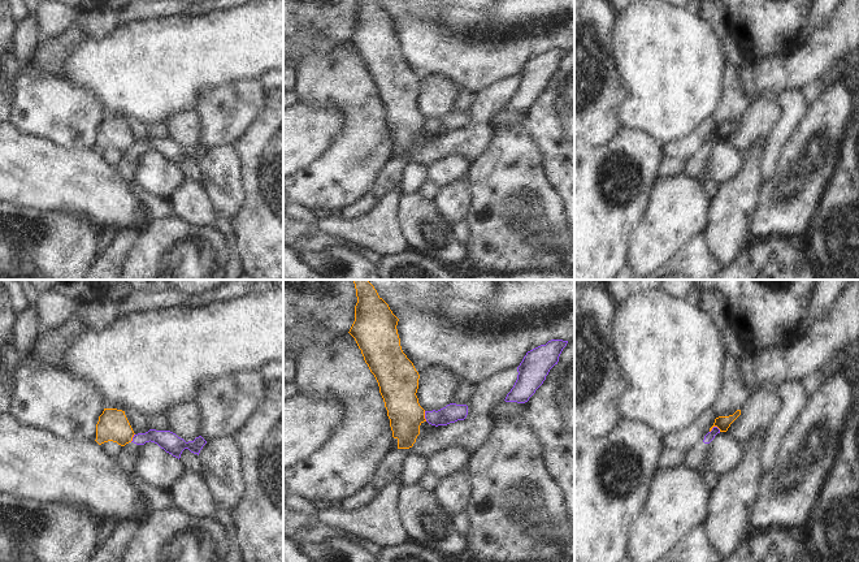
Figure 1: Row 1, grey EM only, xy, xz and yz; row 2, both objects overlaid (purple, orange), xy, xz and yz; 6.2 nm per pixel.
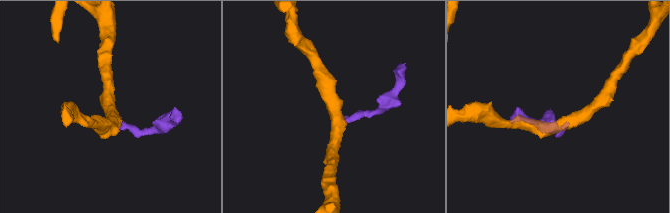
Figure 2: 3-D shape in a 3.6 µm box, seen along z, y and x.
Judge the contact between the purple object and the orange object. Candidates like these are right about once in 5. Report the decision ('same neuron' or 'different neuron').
different neuron

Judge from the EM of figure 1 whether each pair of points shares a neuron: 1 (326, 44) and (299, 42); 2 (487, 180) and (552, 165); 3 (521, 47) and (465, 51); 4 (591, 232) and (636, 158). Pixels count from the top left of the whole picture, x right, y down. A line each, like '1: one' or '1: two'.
1: one
2: two
3: one
4: one

